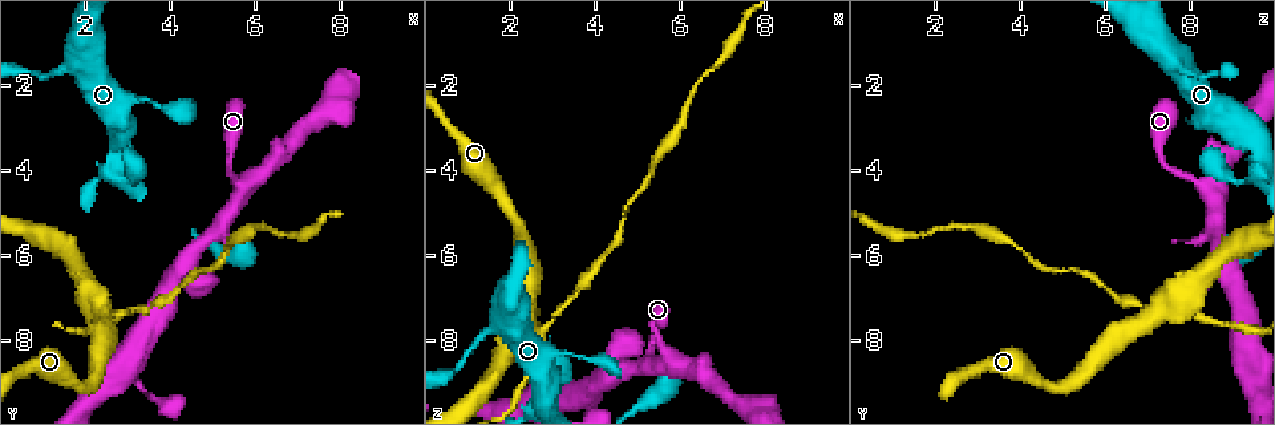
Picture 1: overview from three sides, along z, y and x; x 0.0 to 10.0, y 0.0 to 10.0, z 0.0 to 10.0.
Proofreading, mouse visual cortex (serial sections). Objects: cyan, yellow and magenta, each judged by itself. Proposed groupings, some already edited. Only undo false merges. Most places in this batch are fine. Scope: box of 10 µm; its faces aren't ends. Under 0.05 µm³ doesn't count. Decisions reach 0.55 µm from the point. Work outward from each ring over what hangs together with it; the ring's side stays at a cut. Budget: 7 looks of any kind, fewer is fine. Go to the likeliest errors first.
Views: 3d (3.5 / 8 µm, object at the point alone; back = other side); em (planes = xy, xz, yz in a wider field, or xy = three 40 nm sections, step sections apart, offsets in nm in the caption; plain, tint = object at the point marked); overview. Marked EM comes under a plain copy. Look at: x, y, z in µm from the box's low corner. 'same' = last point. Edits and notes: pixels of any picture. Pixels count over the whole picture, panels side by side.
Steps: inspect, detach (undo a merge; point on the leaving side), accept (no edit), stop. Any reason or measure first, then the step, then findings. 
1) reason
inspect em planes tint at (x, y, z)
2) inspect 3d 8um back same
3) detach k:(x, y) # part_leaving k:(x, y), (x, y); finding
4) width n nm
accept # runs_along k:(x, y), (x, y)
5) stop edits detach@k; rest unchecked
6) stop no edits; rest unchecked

inspect 3d 3.5um at (2.40, 7.30, 7.55)

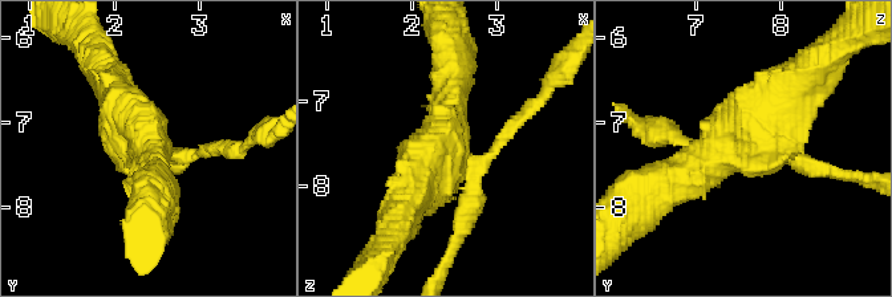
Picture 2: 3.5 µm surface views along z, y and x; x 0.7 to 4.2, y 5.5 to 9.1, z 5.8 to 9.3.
inspect em xy step 3 tint at (2.45, 7.30, 7.55)

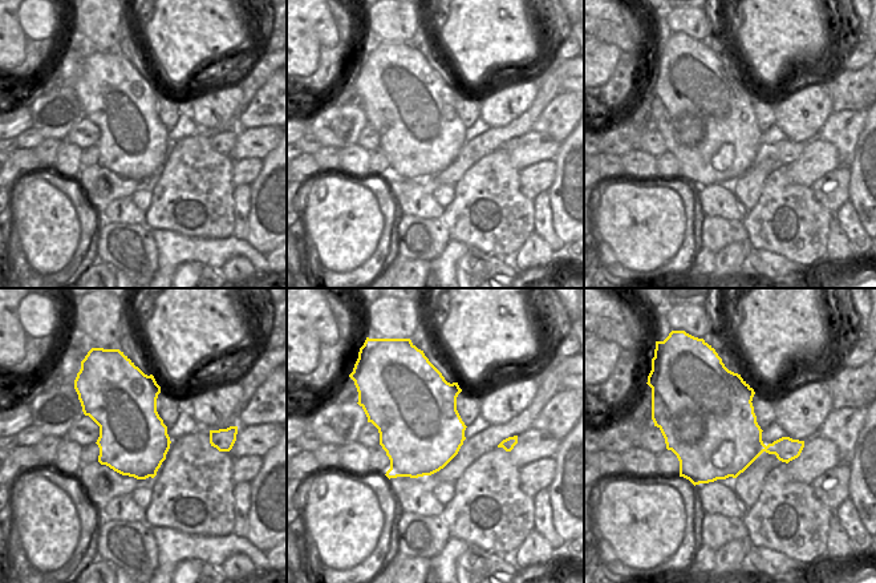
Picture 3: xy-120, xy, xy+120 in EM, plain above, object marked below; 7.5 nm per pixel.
arms 4
detach 2:(455, 243) # part_leaving 2:(471, 165), (493, 154), (558, 76); a second cell is stuck on

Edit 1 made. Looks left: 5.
abrupt turn
inspect 3d 3.5um at (1.90, 1.45, 7.65)

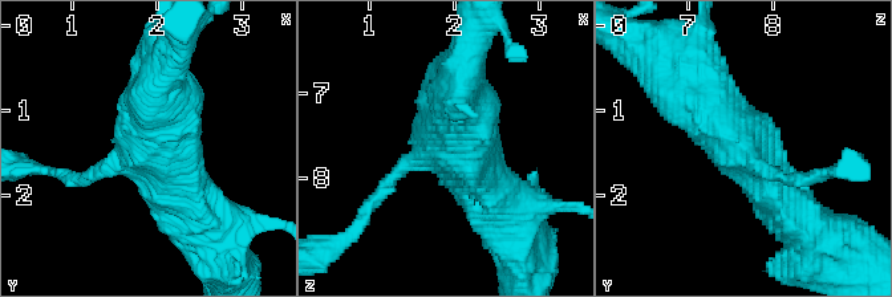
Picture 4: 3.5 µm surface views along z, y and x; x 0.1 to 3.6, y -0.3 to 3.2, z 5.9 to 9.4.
shape alone is not enough
inspect em xy step 3 tint at (1.85, 1.45, 7.65)

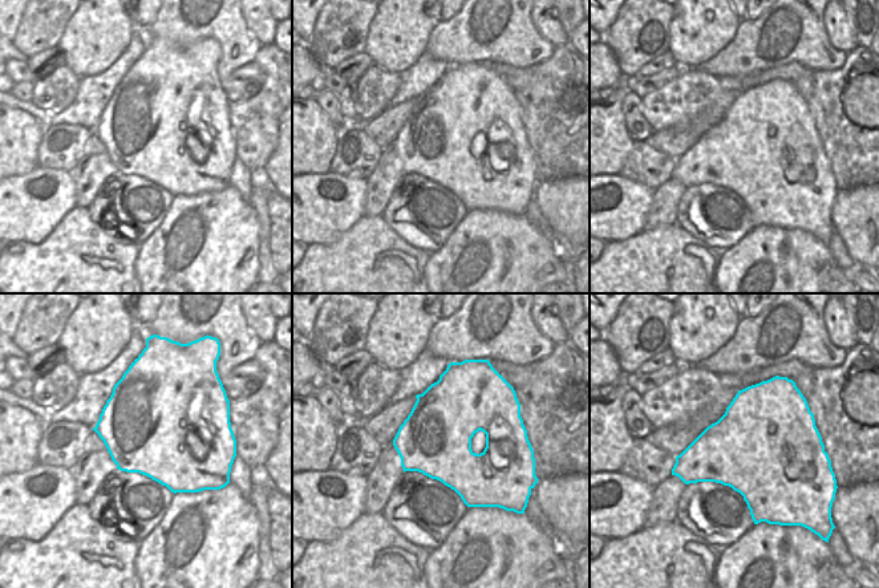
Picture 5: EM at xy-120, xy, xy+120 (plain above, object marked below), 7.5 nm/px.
inspect em xy step 1 tint same

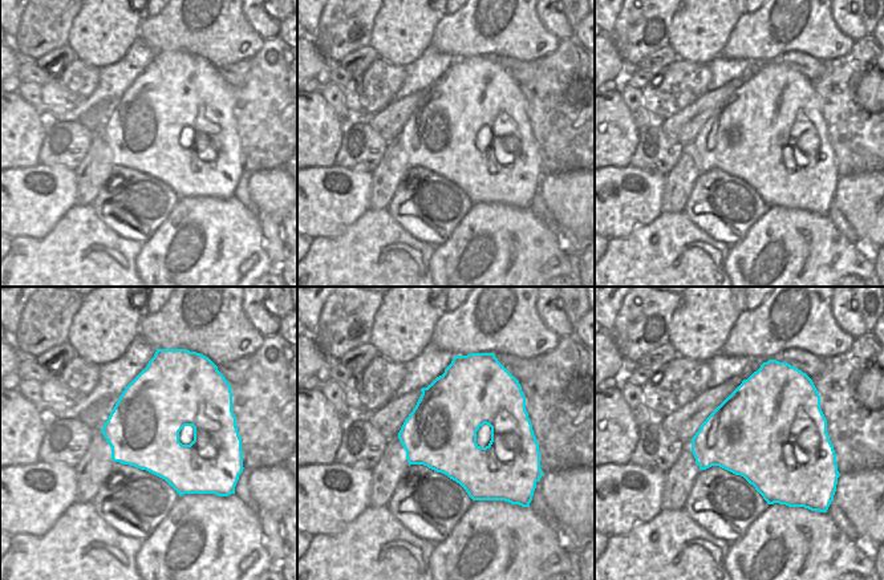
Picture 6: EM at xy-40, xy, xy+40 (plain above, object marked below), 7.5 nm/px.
accept # runs_along 4:(795, 215), (686, 84); one cell here

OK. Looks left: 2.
abrupt turn
inspect 3d 3.5um at (3.15, 4.30, 9.30)

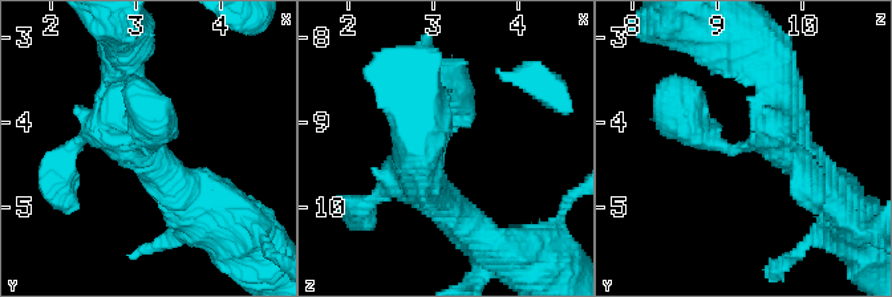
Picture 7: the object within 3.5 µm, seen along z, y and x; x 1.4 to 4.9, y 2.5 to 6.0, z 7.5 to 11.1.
inspect em xy step 2 tint at (3.05, 4.25, 9.35)

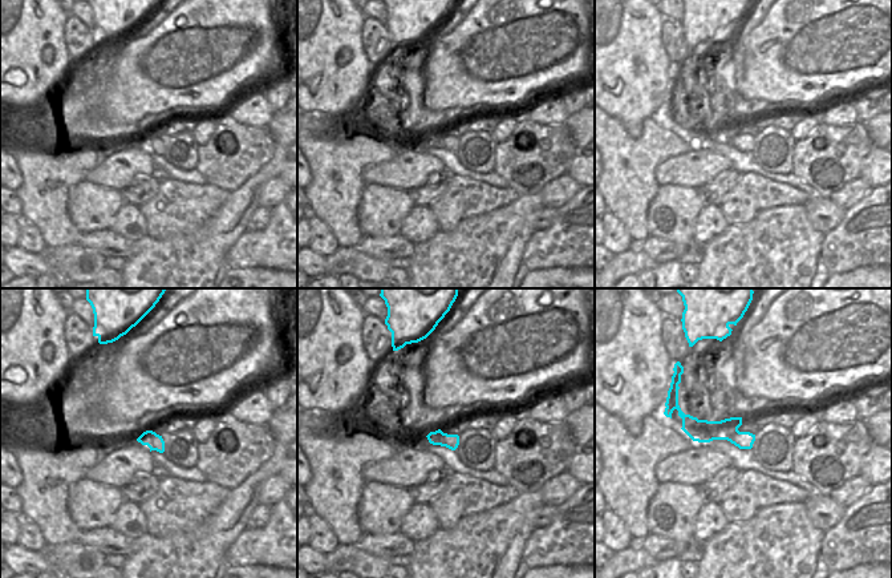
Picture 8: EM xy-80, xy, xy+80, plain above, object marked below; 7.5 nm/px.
arm_widths 350, 350, 450 nm
accept # runs_along 8:(685, 417), (700, 431), (751, 437); all the same cell

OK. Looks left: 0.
stop edits detach@2; rest unchecked

